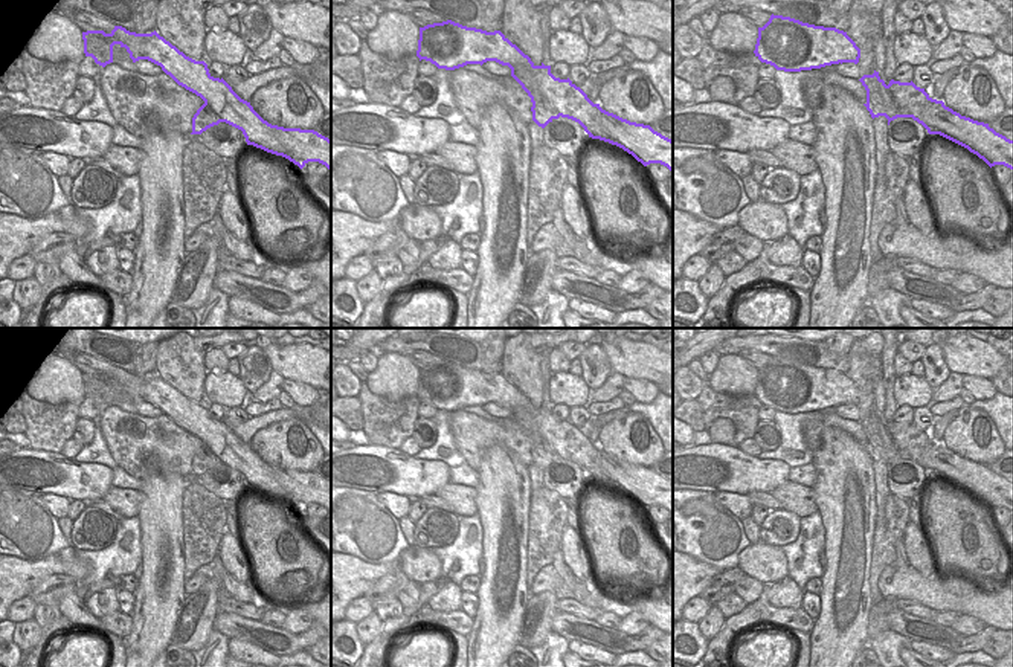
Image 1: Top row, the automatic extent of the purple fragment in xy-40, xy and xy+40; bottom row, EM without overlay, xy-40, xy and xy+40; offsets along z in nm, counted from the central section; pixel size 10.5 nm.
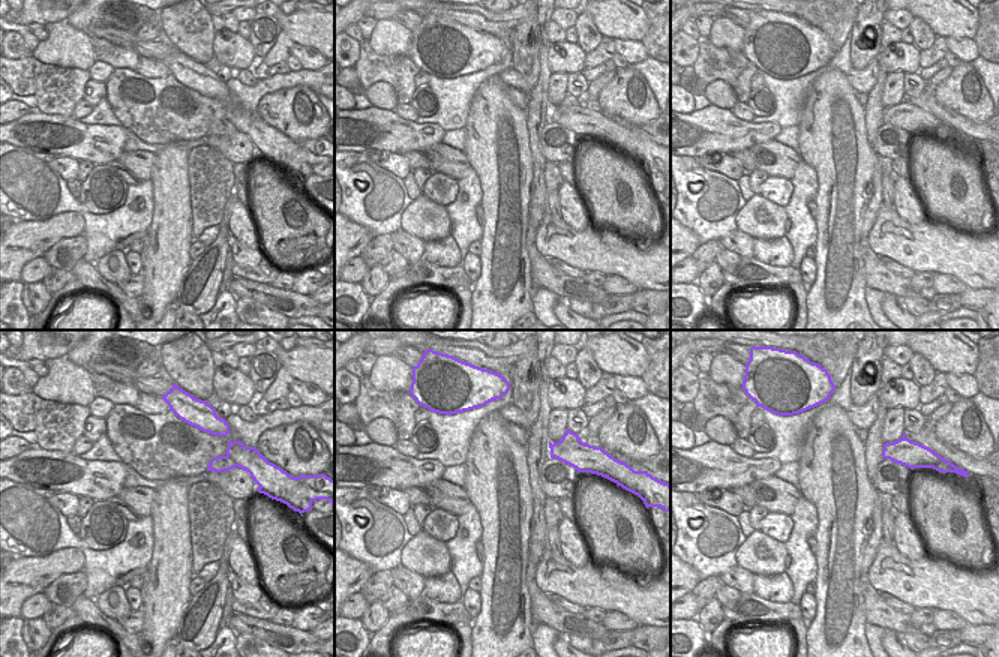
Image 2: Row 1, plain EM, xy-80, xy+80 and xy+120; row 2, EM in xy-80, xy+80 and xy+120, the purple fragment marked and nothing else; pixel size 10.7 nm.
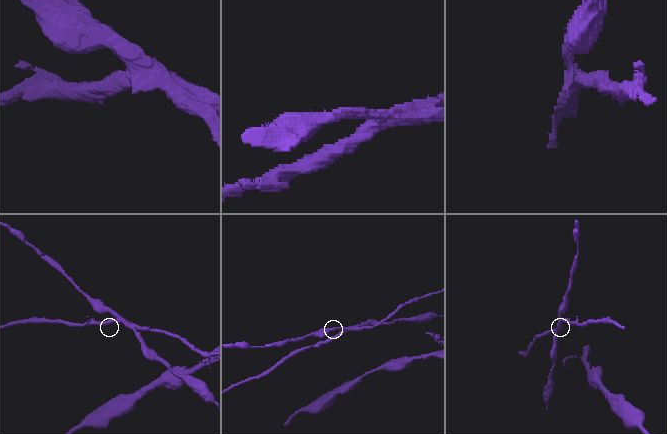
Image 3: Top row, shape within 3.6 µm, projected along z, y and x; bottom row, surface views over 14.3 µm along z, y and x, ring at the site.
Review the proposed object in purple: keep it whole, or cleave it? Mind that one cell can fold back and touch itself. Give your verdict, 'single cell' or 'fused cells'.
fused cells

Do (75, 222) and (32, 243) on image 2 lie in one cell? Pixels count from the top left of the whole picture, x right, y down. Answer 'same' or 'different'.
same

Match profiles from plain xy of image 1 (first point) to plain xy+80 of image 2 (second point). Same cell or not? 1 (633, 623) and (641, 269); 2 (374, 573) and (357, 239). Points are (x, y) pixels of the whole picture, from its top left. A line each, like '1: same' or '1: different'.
1: different
2: same

